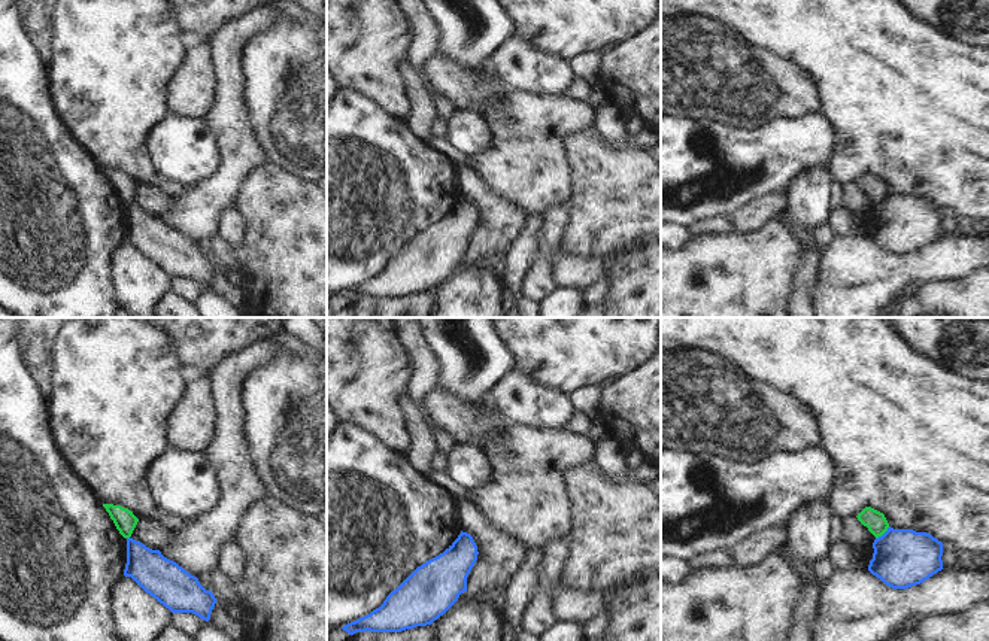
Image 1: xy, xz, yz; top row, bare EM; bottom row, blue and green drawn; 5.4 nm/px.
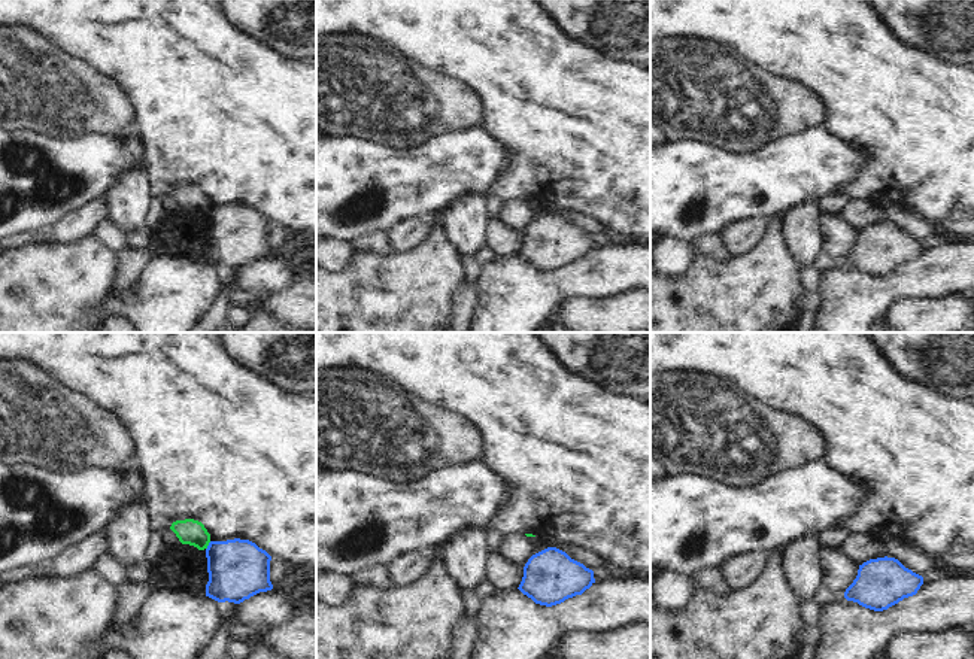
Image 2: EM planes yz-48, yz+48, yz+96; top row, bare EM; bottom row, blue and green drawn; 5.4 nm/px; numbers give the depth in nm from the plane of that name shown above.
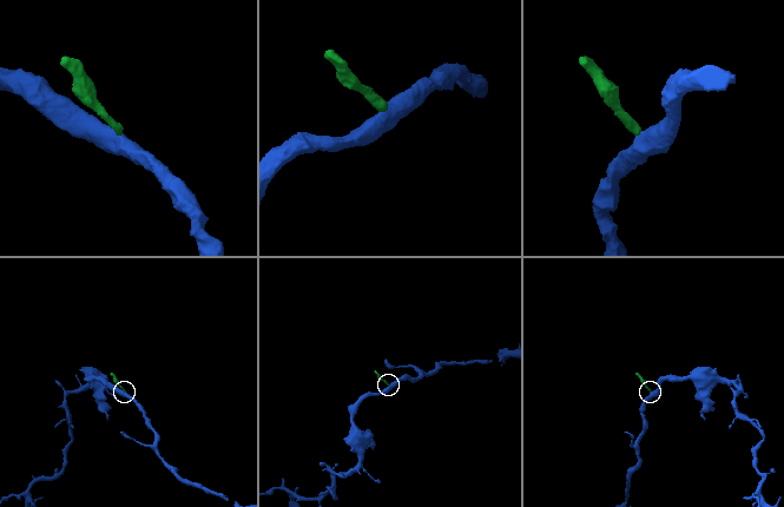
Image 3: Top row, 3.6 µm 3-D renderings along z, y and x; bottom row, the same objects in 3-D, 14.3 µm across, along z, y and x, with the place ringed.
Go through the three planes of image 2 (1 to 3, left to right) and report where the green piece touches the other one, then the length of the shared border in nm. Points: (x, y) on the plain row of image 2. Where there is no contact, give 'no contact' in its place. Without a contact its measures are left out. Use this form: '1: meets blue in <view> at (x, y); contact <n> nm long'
1: meets blue in yz-48 at (208, 212); contact 50 nm long
2: no contact
3: no contact

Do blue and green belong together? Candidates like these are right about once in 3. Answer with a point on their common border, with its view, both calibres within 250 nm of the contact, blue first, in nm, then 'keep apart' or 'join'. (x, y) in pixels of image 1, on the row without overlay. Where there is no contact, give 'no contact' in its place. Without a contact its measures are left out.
yz (883, 200) | 320/120 nm | keep apart

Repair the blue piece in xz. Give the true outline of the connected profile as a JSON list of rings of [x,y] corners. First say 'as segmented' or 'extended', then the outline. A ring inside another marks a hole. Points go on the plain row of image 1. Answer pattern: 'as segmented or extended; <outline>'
as segmented; [[[461,197],[443,219],[418,233],[379,274],[342,295],[354,301],[365,297],[401,298],[431,291],[467,258],[467,243],[477,221],[473,203]]]

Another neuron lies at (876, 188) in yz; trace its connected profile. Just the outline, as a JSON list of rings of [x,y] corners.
[[[865,173],[856,183],[876,204],[882,203],[889,194],[885,180],[871,173]]]

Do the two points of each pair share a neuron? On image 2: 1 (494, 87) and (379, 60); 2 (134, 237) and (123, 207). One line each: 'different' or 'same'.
1: different
2: different

